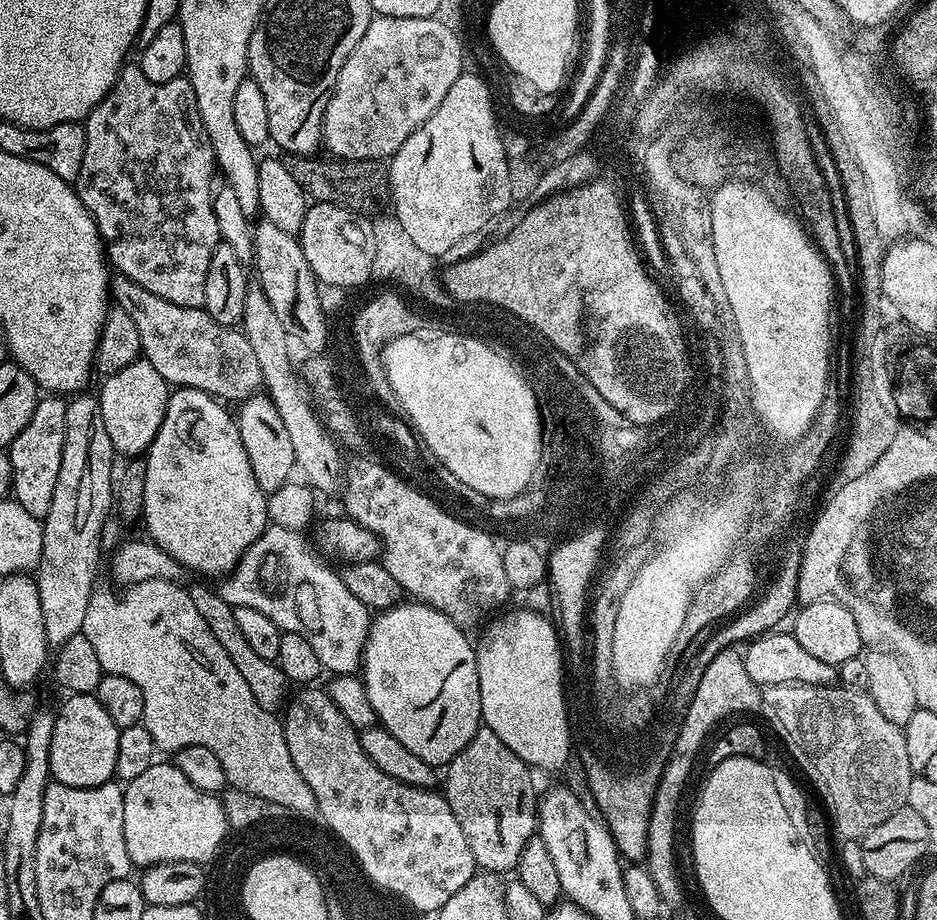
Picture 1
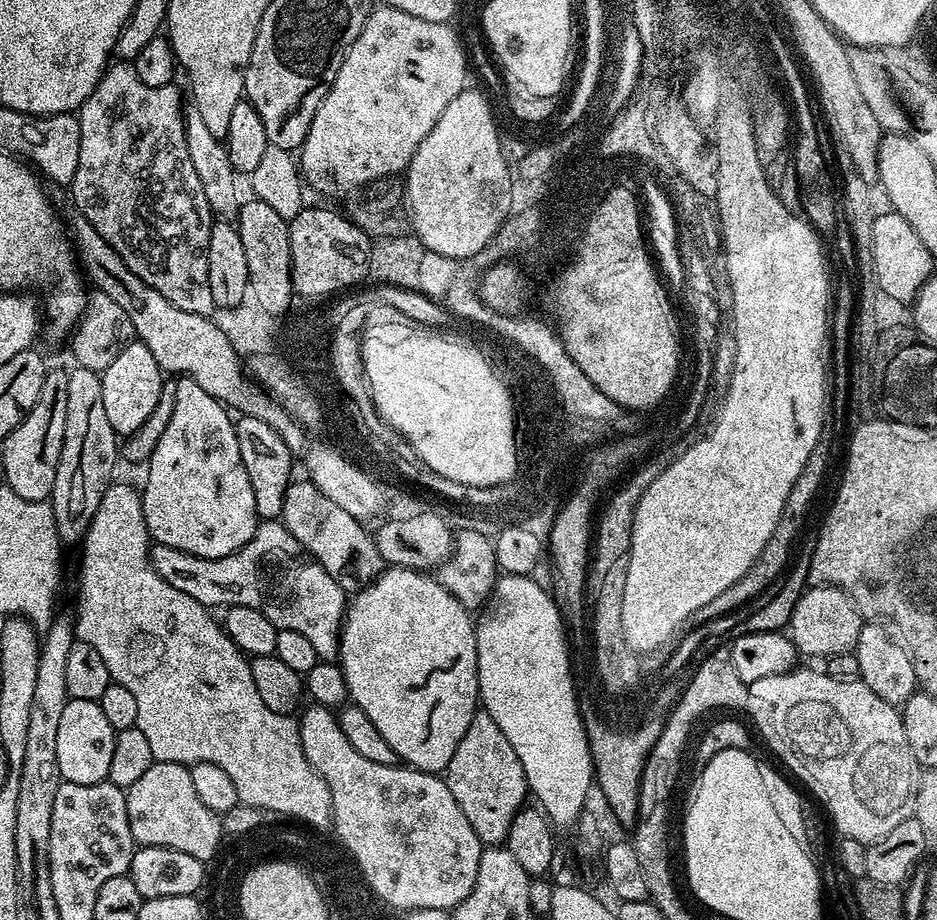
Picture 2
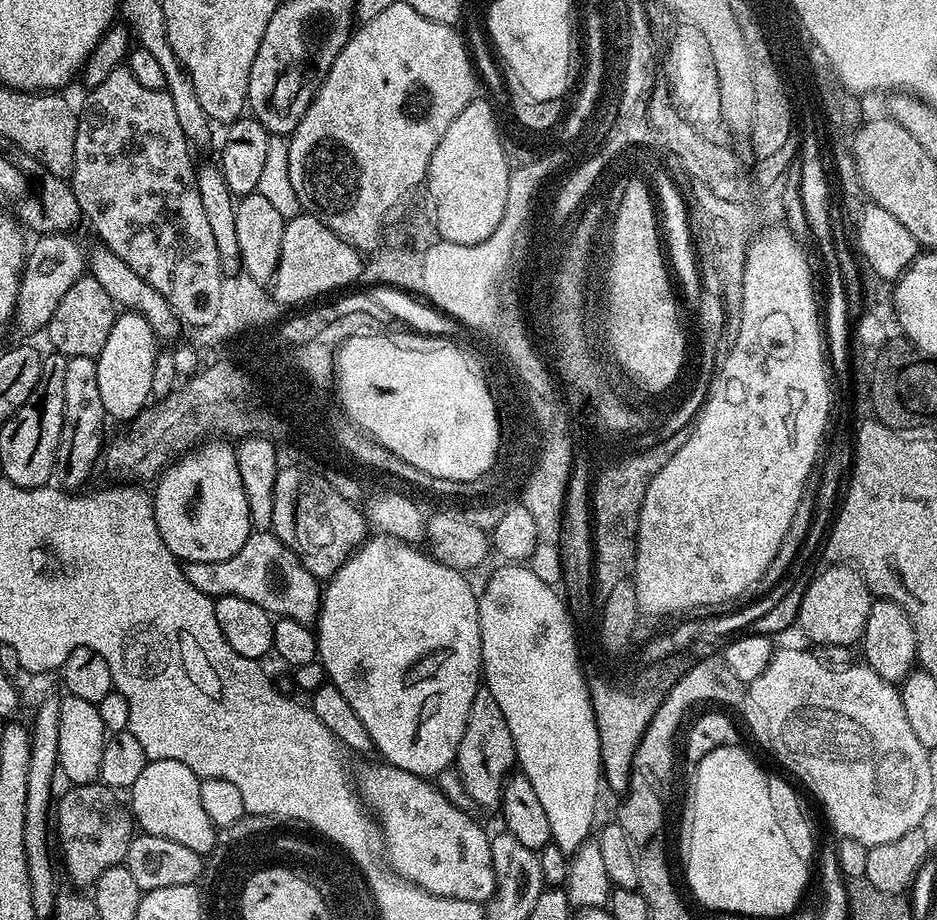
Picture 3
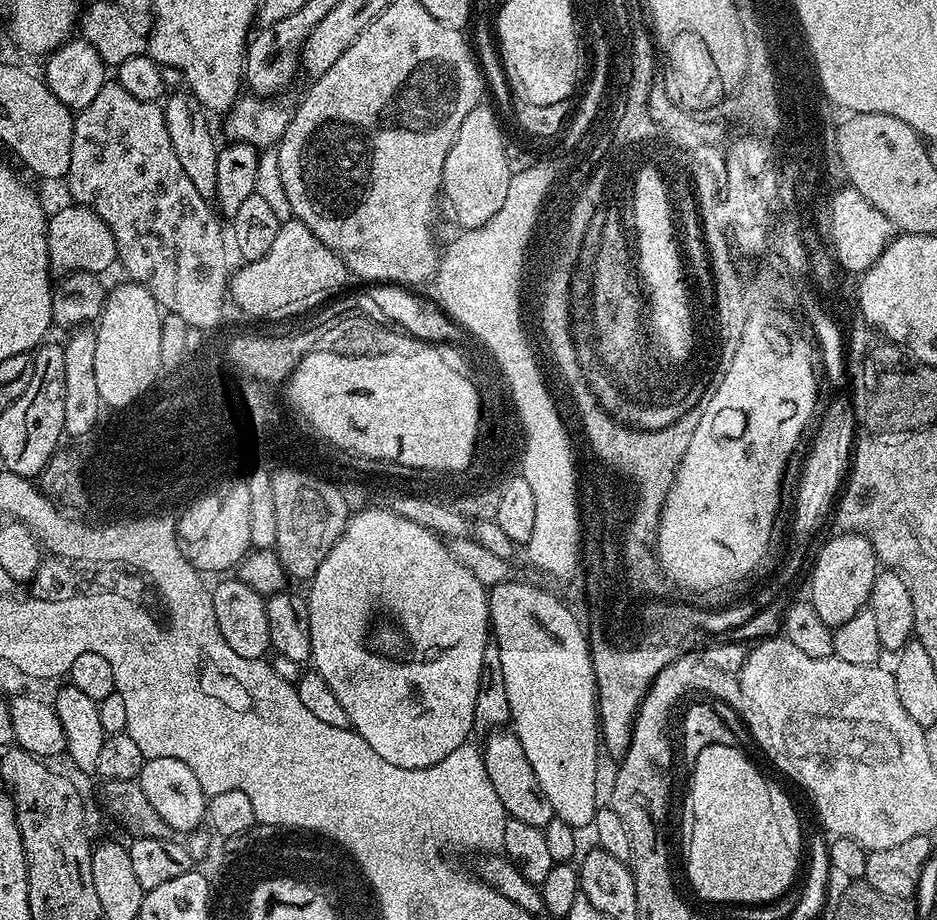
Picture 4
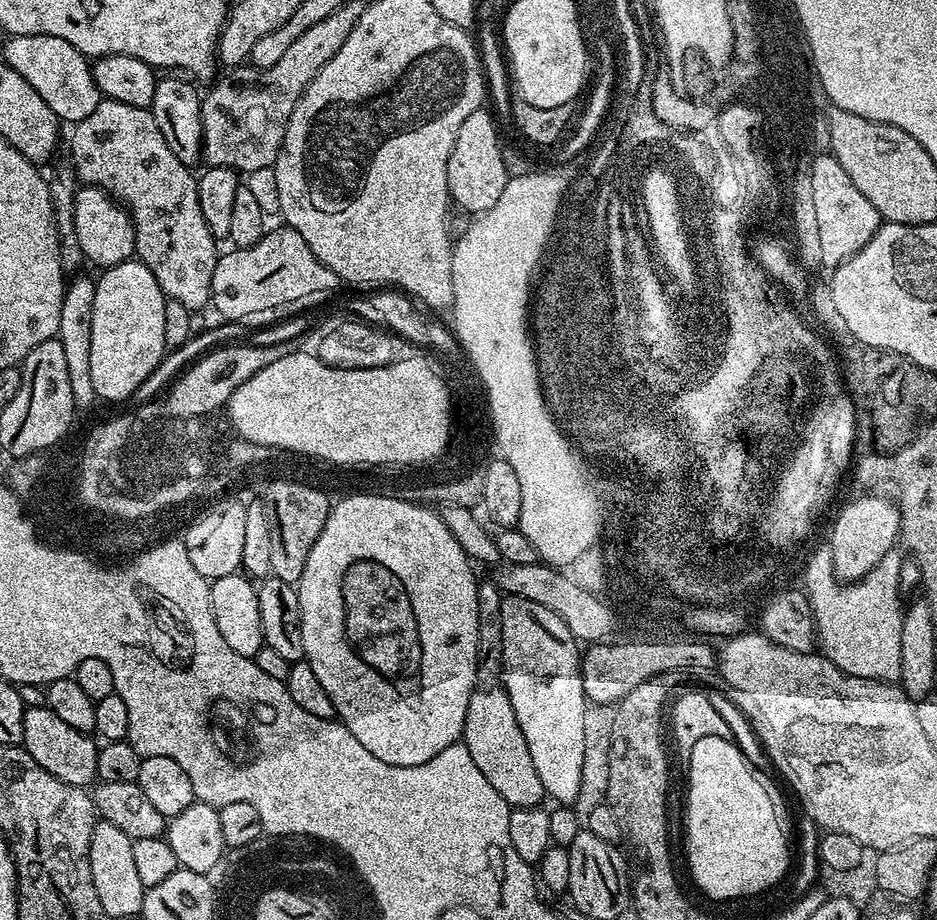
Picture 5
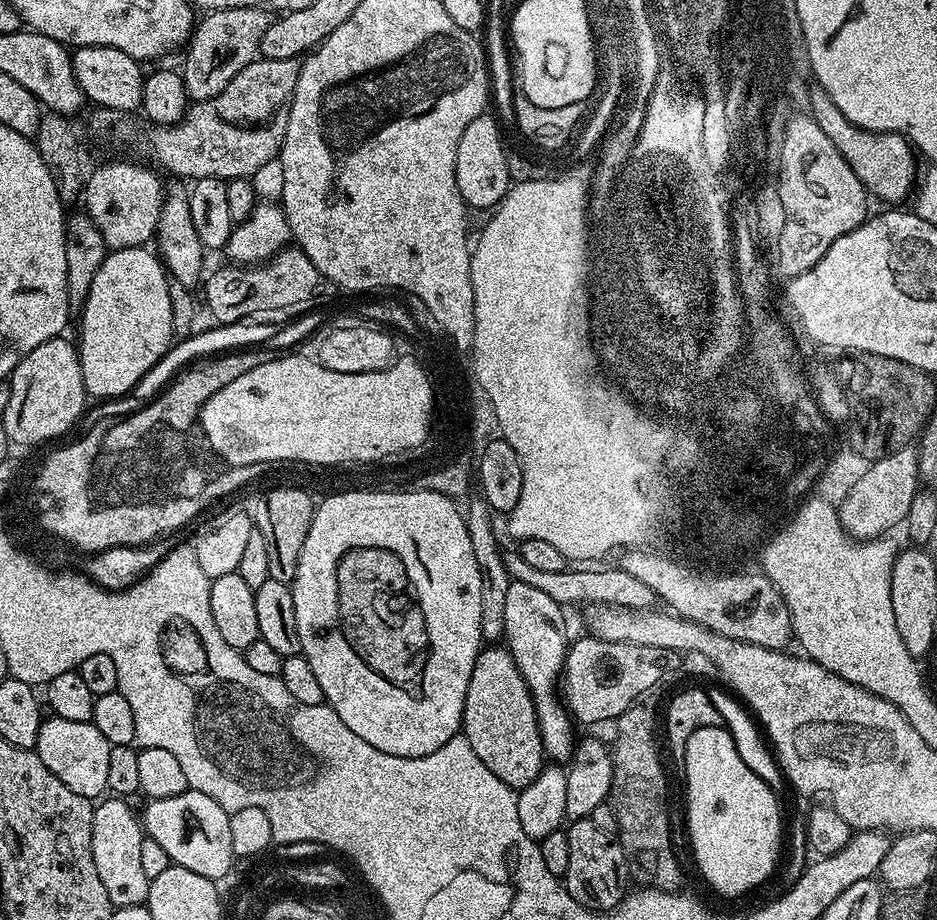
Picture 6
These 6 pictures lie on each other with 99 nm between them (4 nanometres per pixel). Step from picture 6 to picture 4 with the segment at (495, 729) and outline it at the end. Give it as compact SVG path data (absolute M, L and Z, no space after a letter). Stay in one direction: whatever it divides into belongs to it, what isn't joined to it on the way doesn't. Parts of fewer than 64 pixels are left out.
M492 730L487 736L488 741L482 744L484 765L486 774L490 774L490 783L494 785L498 799L502 801L502 806L508 811L511 819L521 820L543 830L554 819L554 813L546 794L542 794L538 786L538 778L534 778L530 758L526 758L526 750L522 750L522 742L512 730Z

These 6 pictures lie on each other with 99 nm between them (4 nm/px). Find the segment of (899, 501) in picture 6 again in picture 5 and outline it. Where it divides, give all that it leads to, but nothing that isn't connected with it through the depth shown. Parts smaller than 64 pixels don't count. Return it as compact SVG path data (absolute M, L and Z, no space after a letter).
M860 496L836 516L832 537L826 541L832 554L832 573L841 582L855 582L897 547L900 535L900 509L884 496Z

